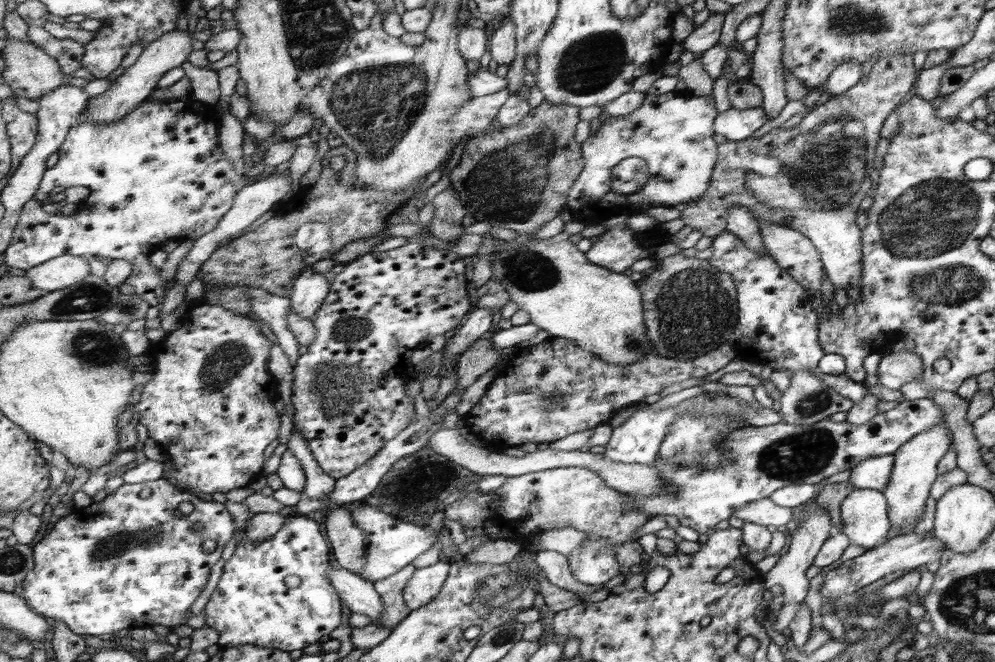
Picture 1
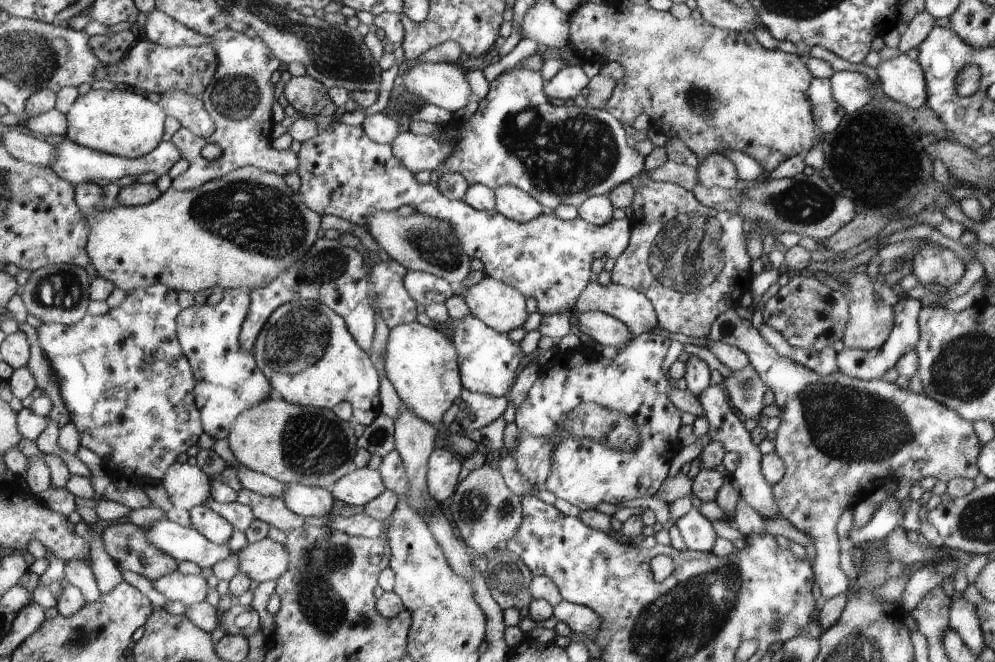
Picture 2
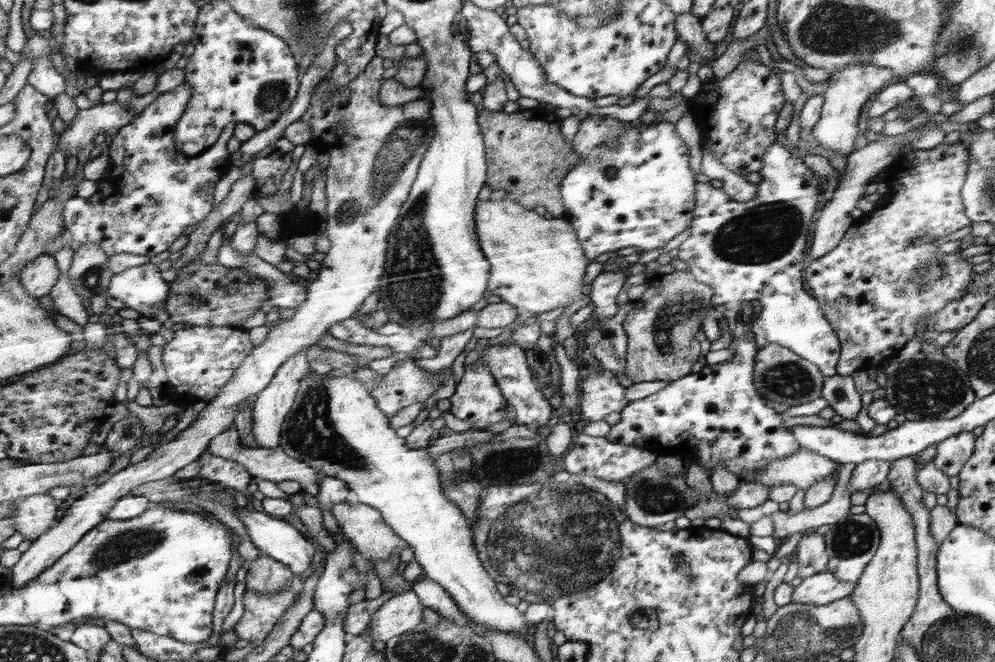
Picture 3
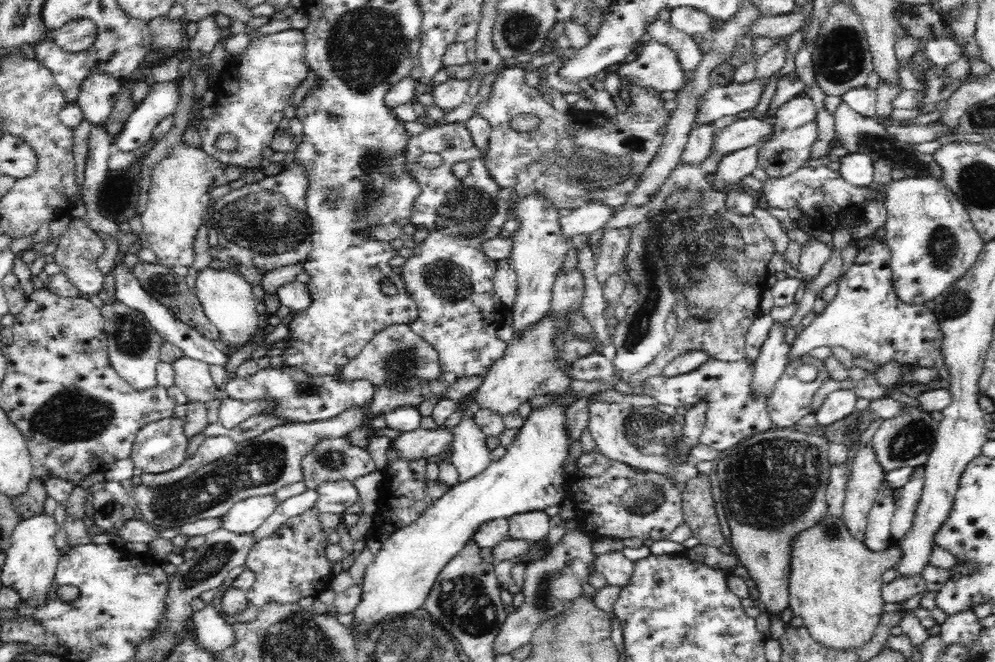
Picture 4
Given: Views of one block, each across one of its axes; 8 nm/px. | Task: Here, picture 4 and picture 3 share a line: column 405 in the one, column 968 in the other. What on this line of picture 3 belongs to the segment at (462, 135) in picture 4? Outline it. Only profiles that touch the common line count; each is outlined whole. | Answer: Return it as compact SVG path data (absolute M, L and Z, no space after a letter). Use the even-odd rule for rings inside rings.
M960 140L955 144L944 142L942 145L934 148L934 150L912 149L910 152L902 154L885 172L888 188L886 203L881 207L877 207L872 212L865 213L860 218L860 223L852 226L845 233L837 248L834 248L830 253L822 255L820 259L810 262L807 271L804 272L804 280L808 282L812 296L815 296L815 299L822 306L823 312L826 314L827 319L831 321L840 342L842 342L842 355L839 358L838 364L840 375L852 376L856 369L864 369L872 365L880 366L884 361L897 357L901 349L914 339L921 317L927 315L930 318L930 316L936 314L936 311L943 310L944 307L948 306L952 299L960 299L968 291L968 284L971 283L973 276L975 276L972 272L973 265L964 260L959 251L951 254L940 252L940 244L944 244L944 240L948 240L948 235L972 224L971 220L966 217L961 200L961 190L966 180L968 165L970 164L968 157L970 157L968 146L964 142L960 142Z

